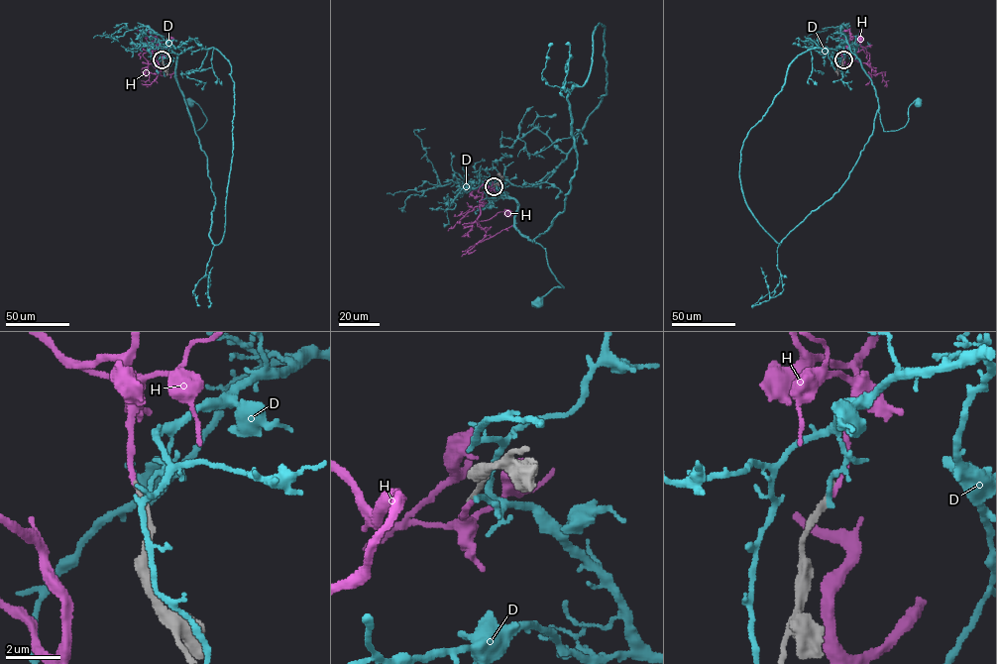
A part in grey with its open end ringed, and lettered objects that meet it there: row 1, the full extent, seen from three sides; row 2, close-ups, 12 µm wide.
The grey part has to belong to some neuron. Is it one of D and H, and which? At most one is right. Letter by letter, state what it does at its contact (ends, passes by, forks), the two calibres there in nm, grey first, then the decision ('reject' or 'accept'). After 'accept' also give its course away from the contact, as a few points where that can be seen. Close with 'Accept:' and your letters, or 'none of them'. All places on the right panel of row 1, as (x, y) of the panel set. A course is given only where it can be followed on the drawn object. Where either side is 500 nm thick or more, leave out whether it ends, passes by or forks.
D: it ends; calibres 240 and 180 nm; reject
H: it ends; calibres 190 and 180 nm; accept; course (843, 59), (847, 51), (842, 60), (844, 66), (856, 58), (867, 63), (869, 54), (860, 45), (860, 40)
Accept: H

